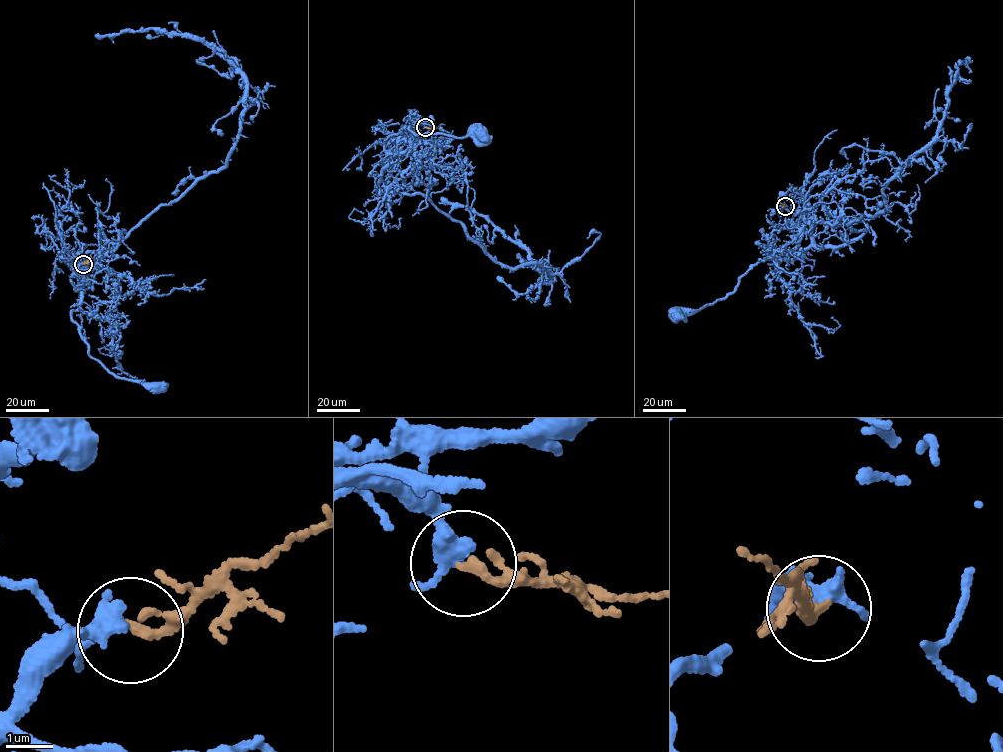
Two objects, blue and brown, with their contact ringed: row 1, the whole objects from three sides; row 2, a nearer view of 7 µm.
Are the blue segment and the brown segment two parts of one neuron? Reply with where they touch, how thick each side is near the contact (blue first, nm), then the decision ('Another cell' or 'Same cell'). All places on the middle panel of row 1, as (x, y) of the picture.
Place: (425, 127). Thickness 360 nm (blue) against 160 nm. Same cell

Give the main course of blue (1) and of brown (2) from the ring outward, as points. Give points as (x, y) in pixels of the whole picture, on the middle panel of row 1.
1: (425, 127), (418, 124), (411, 134), (401, 137), (388, 158), (385, 141), (405, 128), (460, 139), (483, 135)
2: (425, 127), (435, 128), (440, 125)

